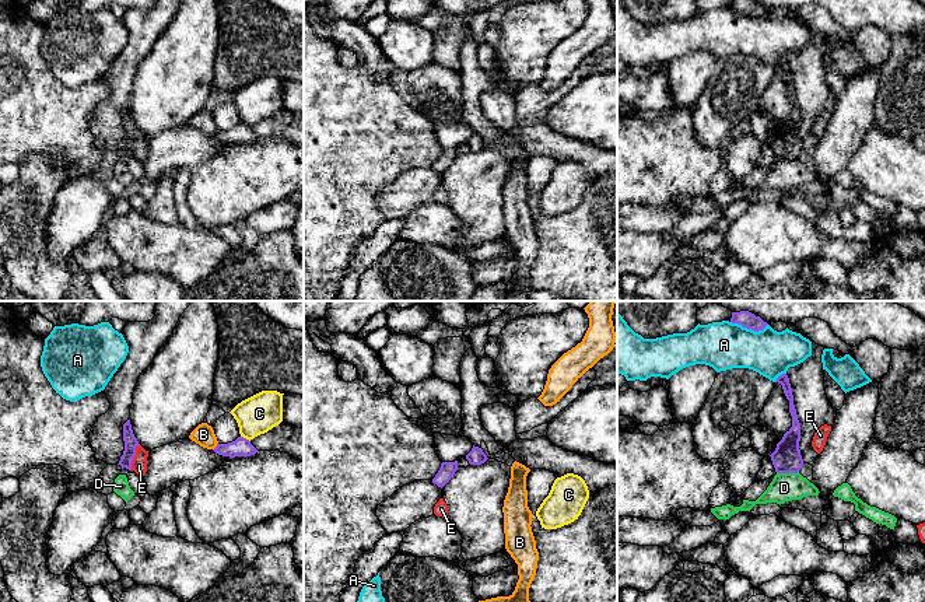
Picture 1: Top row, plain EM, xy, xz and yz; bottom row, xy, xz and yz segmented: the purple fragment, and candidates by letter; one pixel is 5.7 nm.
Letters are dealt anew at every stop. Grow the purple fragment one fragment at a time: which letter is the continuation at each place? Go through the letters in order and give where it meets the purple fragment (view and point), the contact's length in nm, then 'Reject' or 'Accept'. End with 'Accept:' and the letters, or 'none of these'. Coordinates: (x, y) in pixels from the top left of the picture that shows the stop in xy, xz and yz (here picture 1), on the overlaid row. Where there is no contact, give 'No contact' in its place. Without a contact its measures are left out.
A: Touches purple at yz (749, 328). Shared border 220 nm. Reject
B: Touches purple at xy (216, 447). Shared border 50 nm. Reject
C: Touches purple at xy (245, 438). Shared border 70 nm. Reject
D: Touches purple at yz (787, 472). Shared border 130 nm. Reject
E: Touches purple at xy (133, 457). Shared border 160 nm. Reject
Accept: none of these

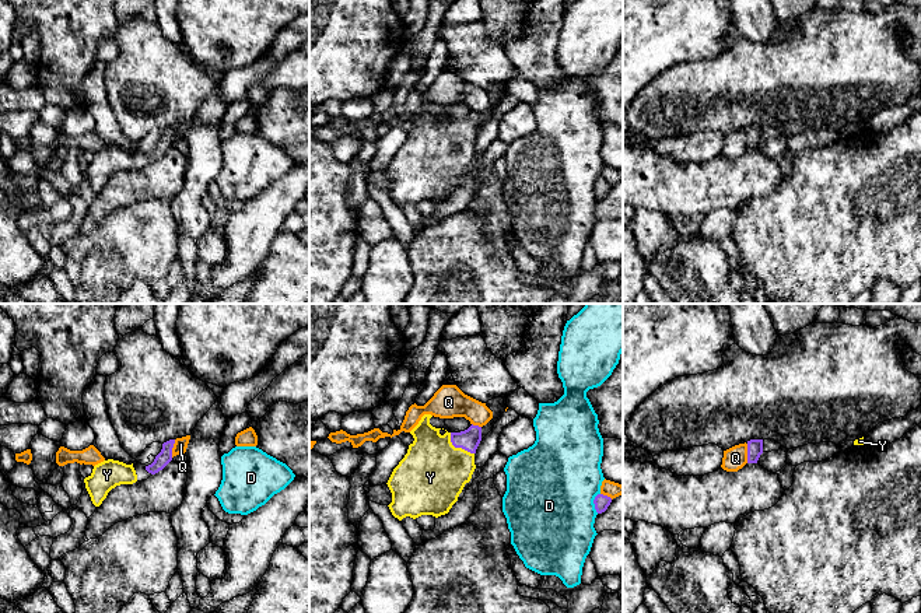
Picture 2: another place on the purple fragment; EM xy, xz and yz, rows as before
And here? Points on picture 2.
D: Touches purple at xz (594, 503). Shared border 120 nm. Reject
Q: Touches purple at yz (748, 454). Shared border 110 nm. Reject
Y: Touches purple at xz (458, 447). Shared border 190 nm. Accept
Accept: Y

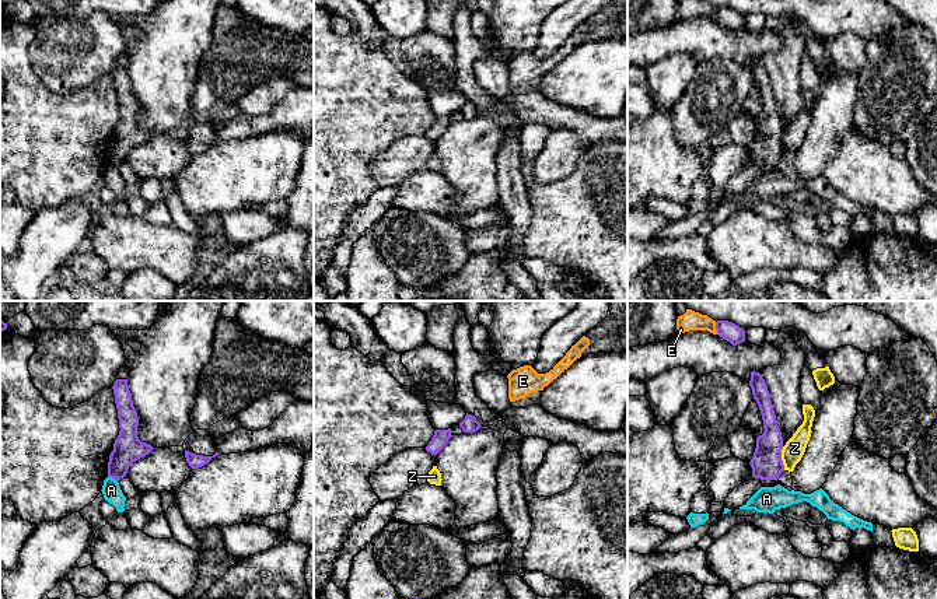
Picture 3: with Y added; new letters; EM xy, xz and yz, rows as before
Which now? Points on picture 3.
A: Touches purple at xy (112, 477). Shared border 70 nm. Reject
E: Touches purple at yz (716, 328). Shared border 80 nm. Reject
Z: Touches purple at yz (780, 458). Shared border 140 nm. Reject
Accept: none of these

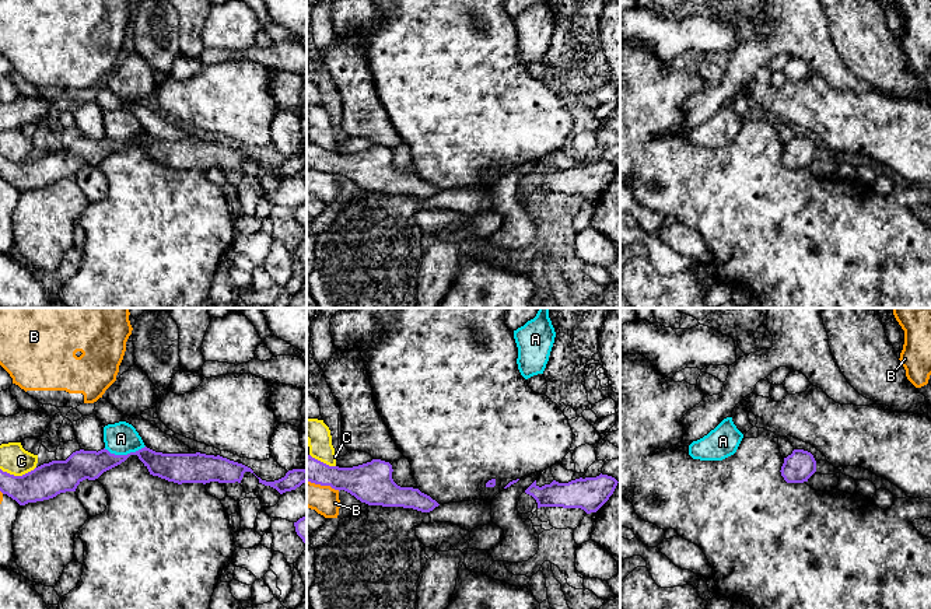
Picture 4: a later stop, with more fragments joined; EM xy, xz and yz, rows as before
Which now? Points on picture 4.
A: Touches purple at xy (123, 455). Shared border 240 nm. Reject
B: Touches purple at xz (324, 485). Shared border 200 nm. Reject
C: Touches purple at xy (17, 476). Shared border 200 nm. Reject
Accept: none of these

